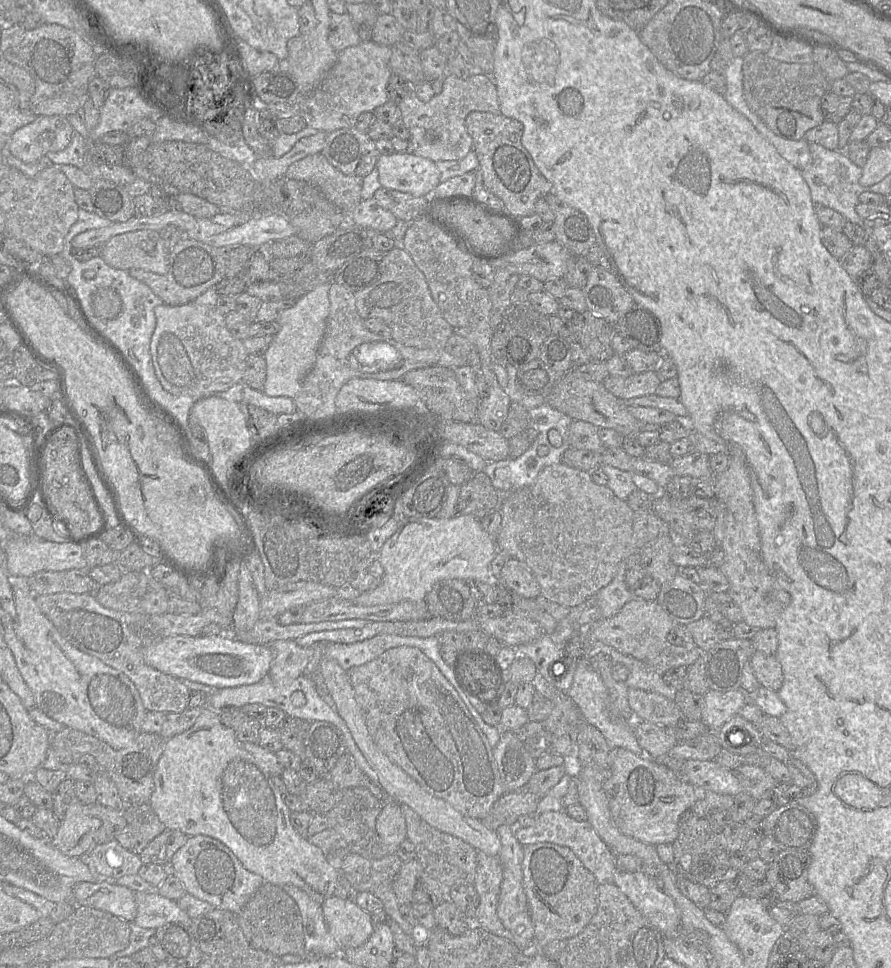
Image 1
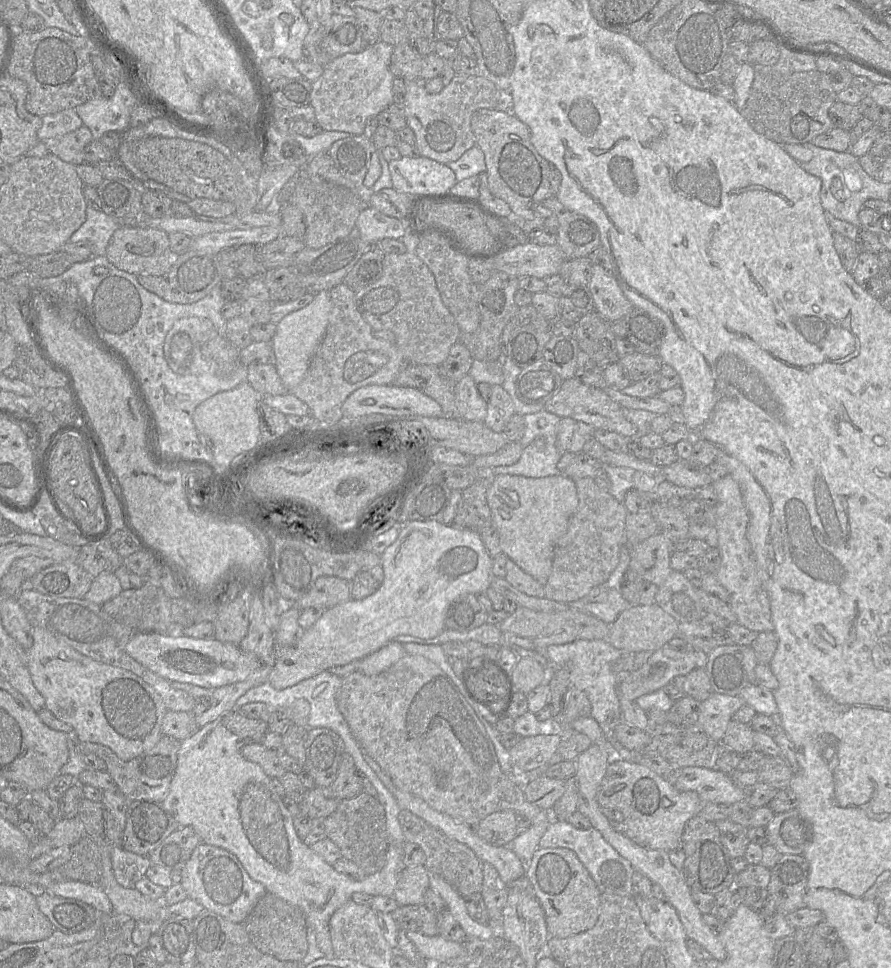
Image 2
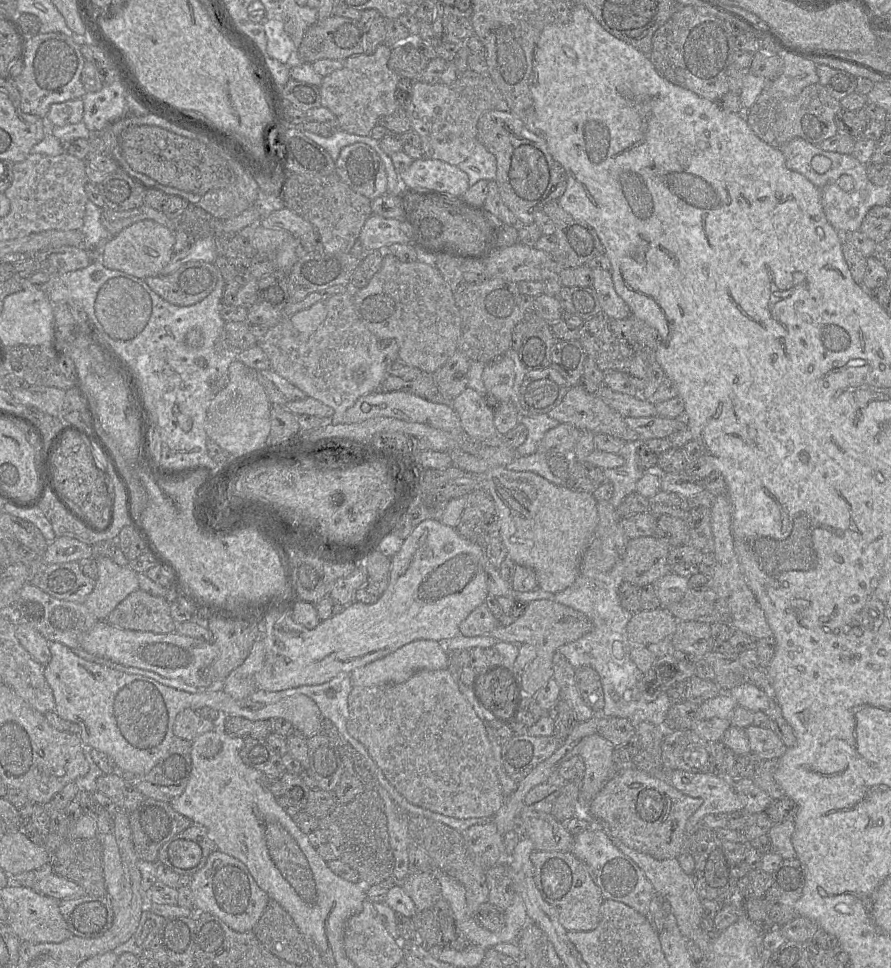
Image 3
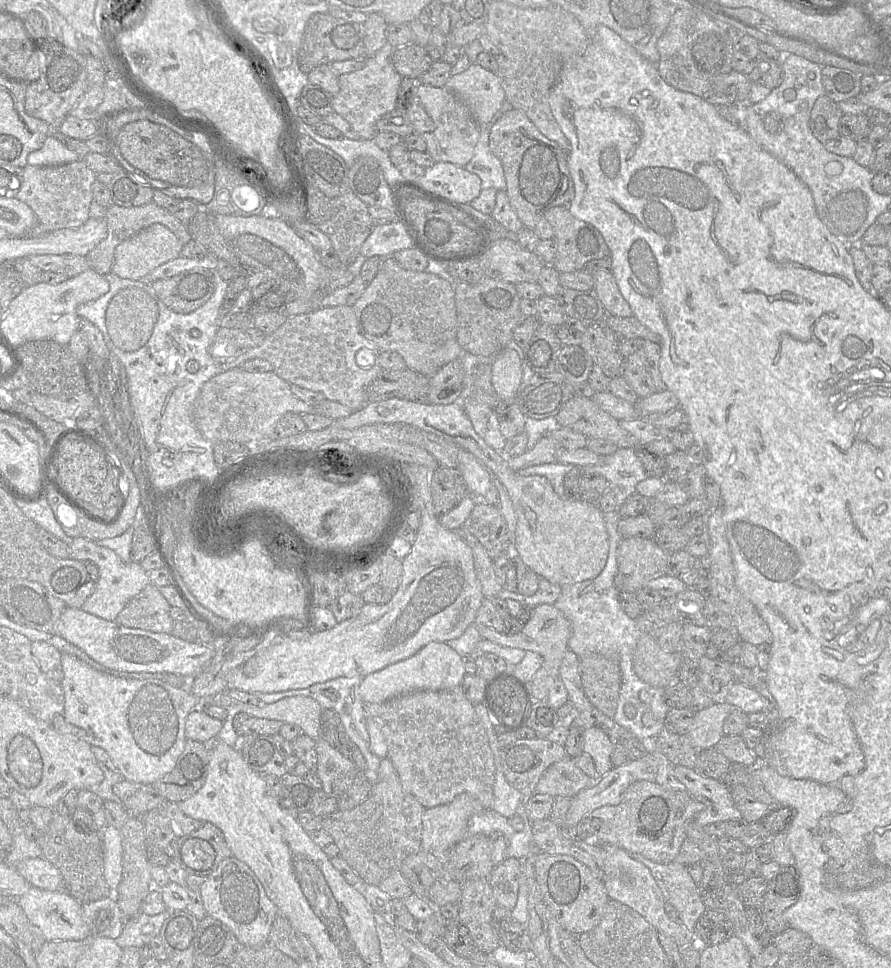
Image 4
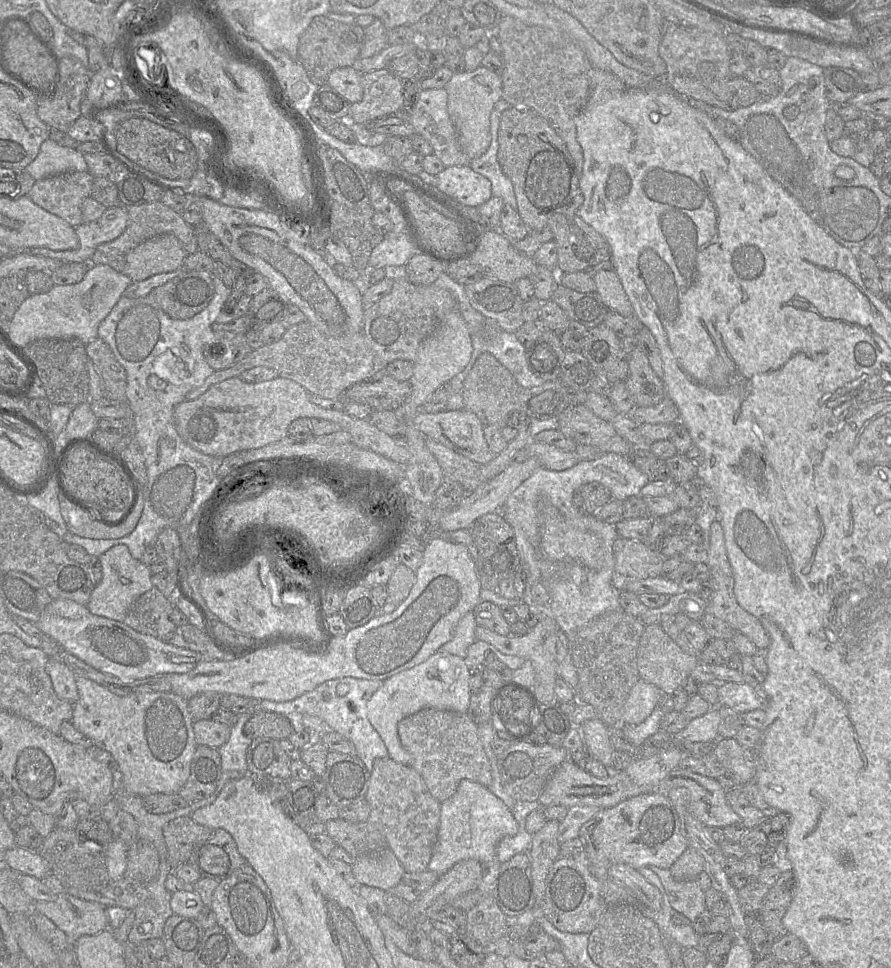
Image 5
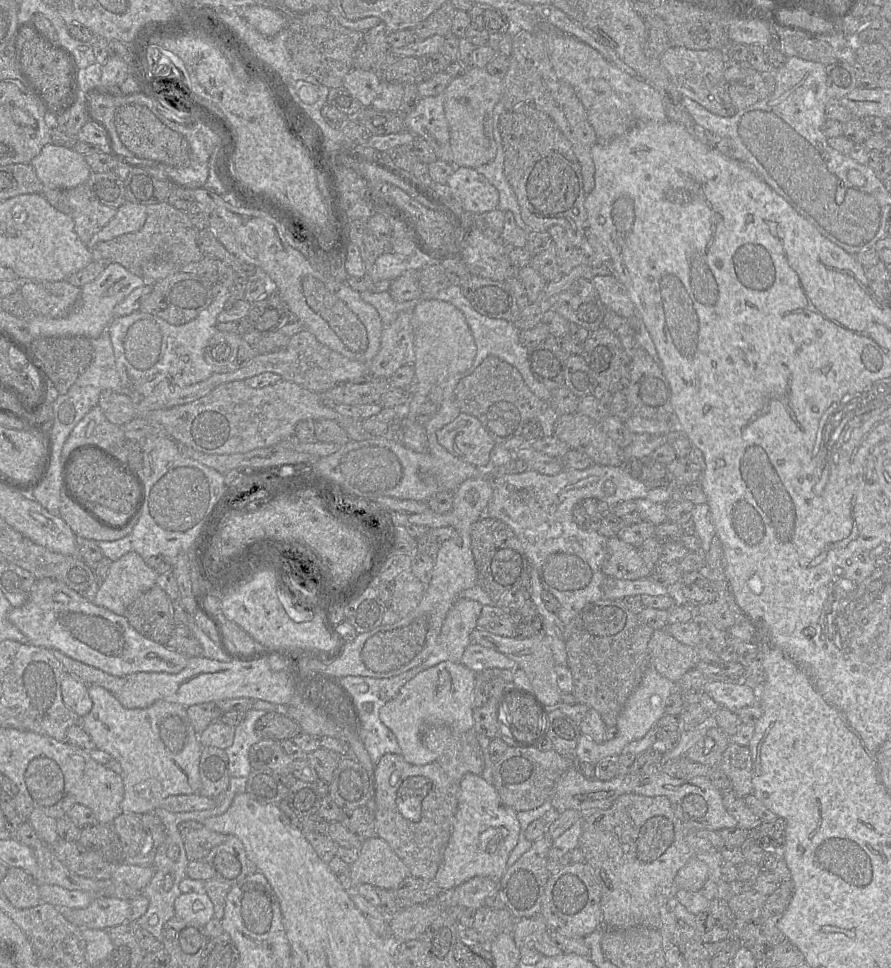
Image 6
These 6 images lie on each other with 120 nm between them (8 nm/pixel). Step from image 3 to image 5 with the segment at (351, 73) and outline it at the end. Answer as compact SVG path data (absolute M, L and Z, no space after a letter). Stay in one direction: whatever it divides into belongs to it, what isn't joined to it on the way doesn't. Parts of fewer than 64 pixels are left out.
M387 68L361 74L362 99L350 105L347 120L350 124L365 124L402 110L402 80Z

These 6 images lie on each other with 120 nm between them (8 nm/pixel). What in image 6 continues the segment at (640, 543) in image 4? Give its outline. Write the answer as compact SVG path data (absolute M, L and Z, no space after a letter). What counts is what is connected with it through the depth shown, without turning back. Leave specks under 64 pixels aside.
M614 536L606 541L602 572L605 577L637 580L649 577L652 571L645 565L637 548Z

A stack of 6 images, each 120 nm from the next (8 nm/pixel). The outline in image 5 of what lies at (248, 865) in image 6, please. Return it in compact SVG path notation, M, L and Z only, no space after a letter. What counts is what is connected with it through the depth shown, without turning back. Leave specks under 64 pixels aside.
M214 829L208 838L198 842L192 849L188 863L192 865L202 877L222 881L228 878L236 869L246 863L239 853L235 840L225 829Z

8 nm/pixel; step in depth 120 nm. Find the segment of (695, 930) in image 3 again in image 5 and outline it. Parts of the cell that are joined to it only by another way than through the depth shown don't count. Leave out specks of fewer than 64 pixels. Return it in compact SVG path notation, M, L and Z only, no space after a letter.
M648 866L659 876L668 895L670 905L674 910L686 916L694 923L701 915L707 912L705 891L697 880L676 880L670 869Z

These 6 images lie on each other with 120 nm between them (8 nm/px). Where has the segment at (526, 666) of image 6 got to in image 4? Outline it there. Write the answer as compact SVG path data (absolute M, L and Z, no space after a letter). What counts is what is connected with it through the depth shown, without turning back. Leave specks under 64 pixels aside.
M542 604L531 609L531 617L524 624L523 629L514 635L499 633L492 628L477 625L481 639L489 640L498 645L521 649L525 652L538 653L543 663L533 678L525 683L534 701L545 701L554 682L559 679L559 669L565 652L568 650L568 641L571 636L569 620L554 605Z

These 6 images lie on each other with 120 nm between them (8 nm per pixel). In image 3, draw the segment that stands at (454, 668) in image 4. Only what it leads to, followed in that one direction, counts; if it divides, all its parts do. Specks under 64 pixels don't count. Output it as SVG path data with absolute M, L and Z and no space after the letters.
M415 640L380 659L354 669L349 675L352 686L373 687L403 683L420 670L441 670L448 668L448 665L448 652L438 641Z

